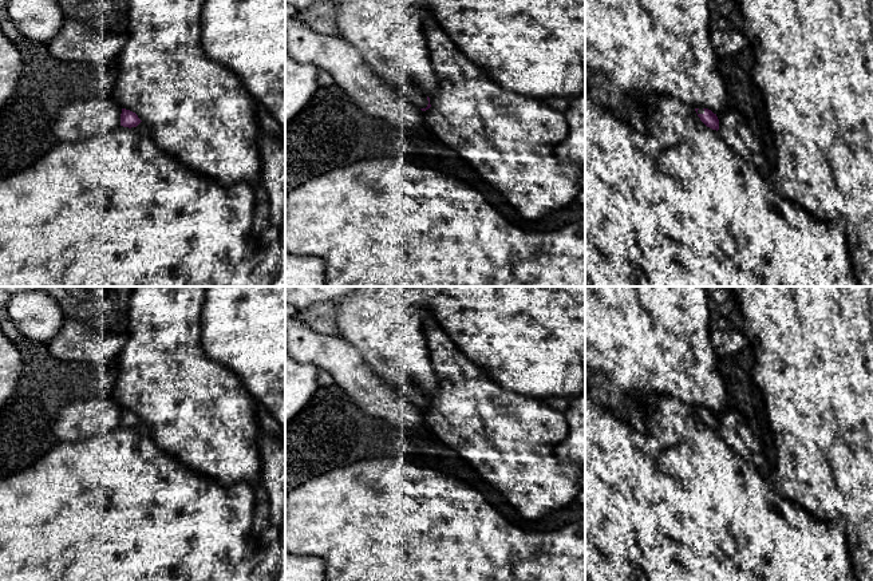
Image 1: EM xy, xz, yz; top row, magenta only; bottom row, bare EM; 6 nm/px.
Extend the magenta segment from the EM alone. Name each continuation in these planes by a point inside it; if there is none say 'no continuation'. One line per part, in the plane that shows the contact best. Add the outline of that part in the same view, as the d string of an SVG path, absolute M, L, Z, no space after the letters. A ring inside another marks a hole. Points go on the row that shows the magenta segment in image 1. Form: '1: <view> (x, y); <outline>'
1: xz (407, 91); M402 83L394 91L403 99L408 100L418 108L426 108L428 104L427 95L416 90L411 83Z

